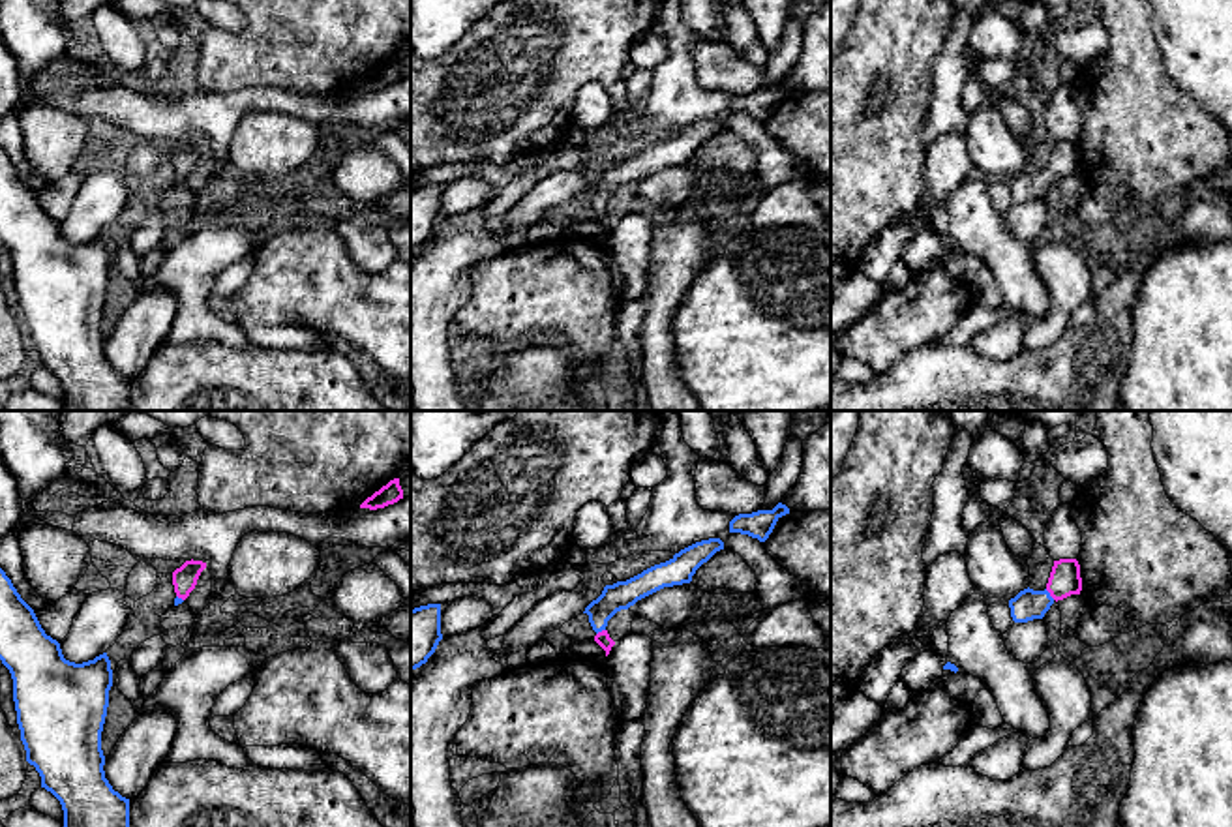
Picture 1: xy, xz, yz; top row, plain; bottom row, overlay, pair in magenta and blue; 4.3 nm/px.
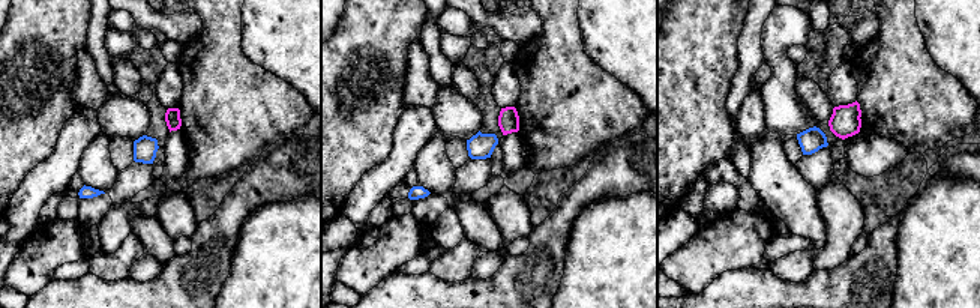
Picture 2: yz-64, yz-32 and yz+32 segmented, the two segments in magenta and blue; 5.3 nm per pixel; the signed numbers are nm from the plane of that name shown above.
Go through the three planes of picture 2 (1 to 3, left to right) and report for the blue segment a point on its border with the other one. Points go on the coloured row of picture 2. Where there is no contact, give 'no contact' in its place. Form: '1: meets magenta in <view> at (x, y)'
1: no contact
2: no contact
3: no contact

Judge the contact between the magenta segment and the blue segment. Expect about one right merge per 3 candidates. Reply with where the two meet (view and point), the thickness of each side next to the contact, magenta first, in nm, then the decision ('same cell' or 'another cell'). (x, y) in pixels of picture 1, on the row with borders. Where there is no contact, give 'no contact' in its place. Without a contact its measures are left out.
contact yz (1051, 595); calibres 130 and 140 nm; same cell

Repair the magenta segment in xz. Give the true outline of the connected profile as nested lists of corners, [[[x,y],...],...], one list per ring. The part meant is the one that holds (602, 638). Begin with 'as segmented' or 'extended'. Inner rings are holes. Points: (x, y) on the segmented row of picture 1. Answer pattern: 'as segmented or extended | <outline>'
extended | [[[720,538],[701,540],[681,549],[669,561],[654,564],[626,581],[606,585],[602,594],[583,611],[589,615],[589,623],[596,632],[594,641],[606,651],[606,656],[615,645],[606,626],[617,611],[628,609],[638,600],[664,587],[690,583],[696,570],[720,549],[724,549]]]

